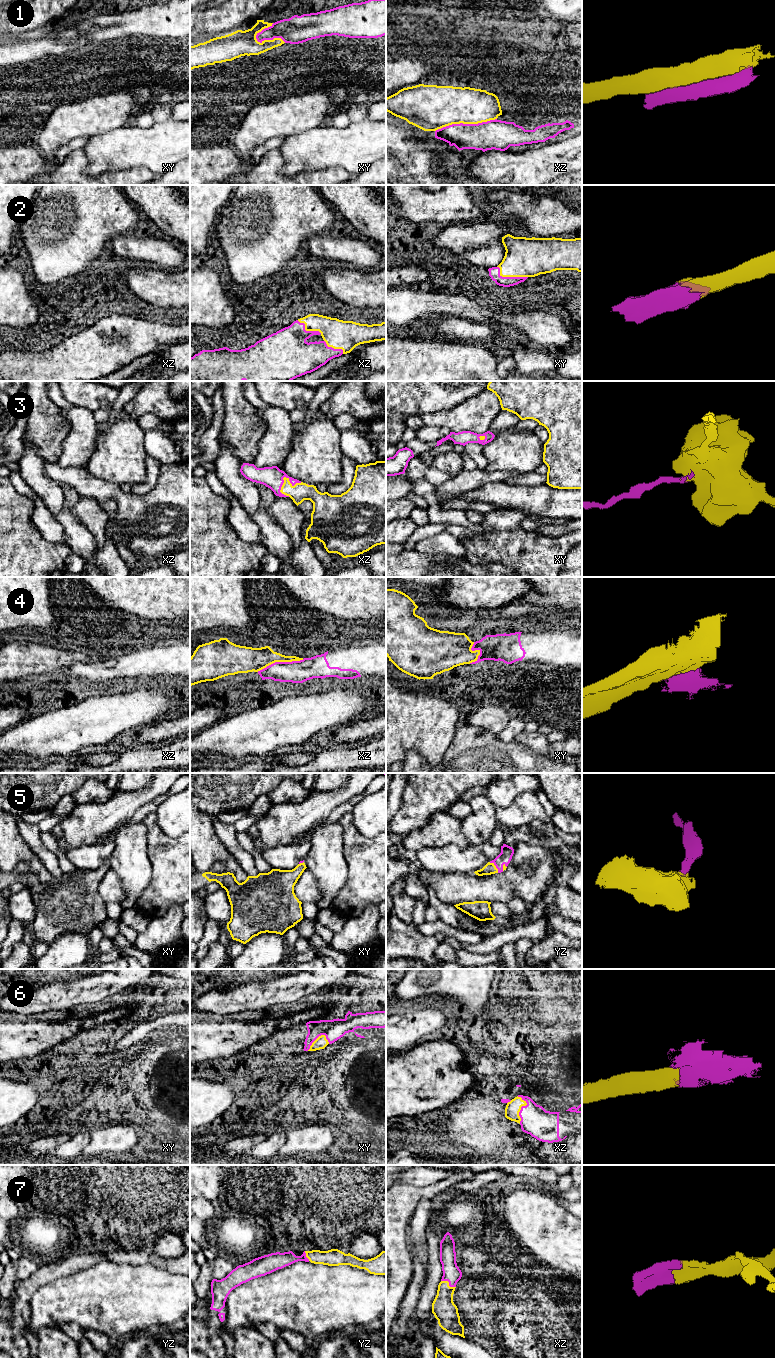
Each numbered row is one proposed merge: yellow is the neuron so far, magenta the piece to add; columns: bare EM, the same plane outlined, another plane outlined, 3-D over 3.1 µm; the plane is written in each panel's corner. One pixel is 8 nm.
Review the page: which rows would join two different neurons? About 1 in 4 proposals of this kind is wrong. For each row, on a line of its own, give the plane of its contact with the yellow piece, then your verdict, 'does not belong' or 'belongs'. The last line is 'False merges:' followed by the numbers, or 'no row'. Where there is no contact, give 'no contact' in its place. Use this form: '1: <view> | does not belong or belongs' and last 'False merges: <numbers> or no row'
1: xz | does not belong
2: xy | belongs
3: xz | belongs
4: xz | does not belong
5: yz | belongs
6: xz | belongs
7: xz | belongs
False merges: 1, 4

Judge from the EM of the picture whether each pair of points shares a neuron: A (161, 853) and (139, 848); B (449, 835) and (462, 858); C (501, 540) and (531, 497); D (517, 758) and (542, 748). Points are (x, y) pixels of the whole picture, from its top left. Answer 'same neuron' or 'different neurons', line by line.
A: different neurons
B: different neurons
C: different neurons
D: different neurons

